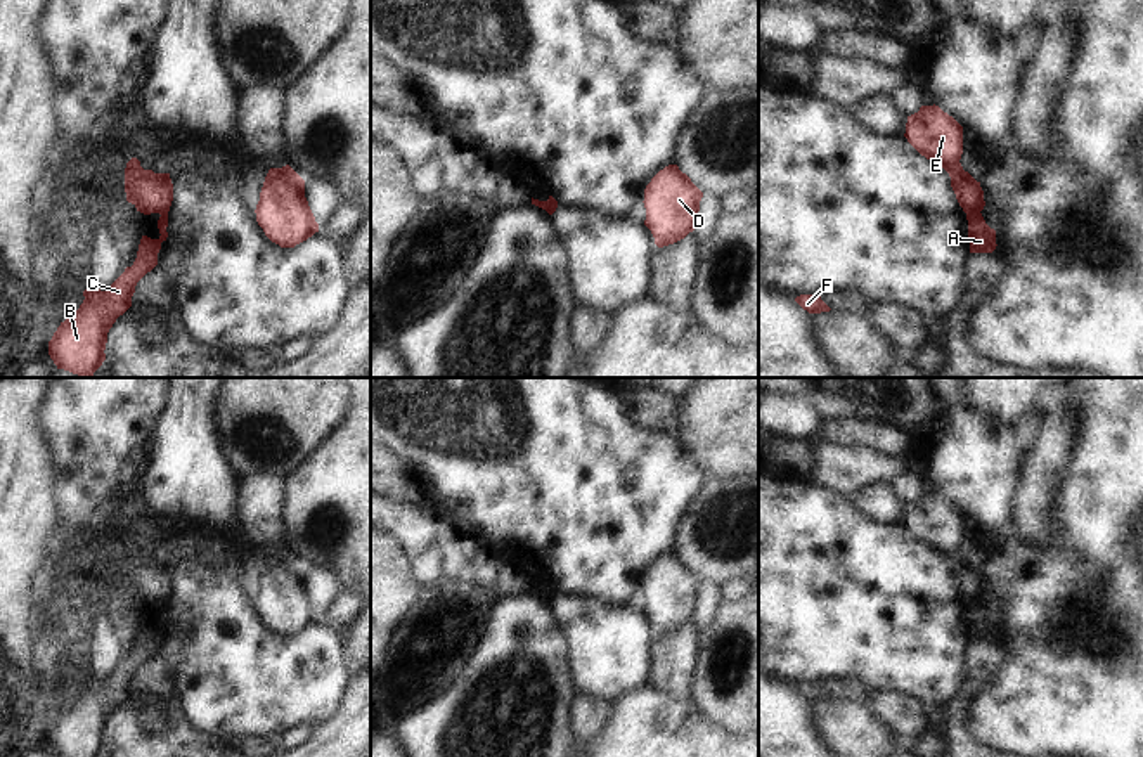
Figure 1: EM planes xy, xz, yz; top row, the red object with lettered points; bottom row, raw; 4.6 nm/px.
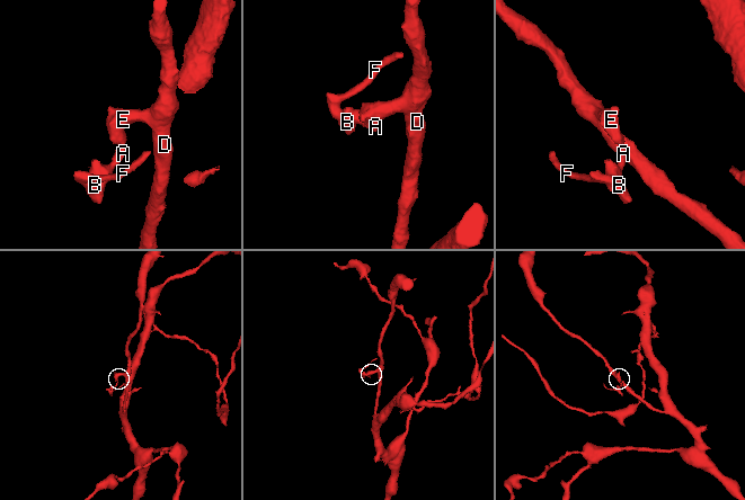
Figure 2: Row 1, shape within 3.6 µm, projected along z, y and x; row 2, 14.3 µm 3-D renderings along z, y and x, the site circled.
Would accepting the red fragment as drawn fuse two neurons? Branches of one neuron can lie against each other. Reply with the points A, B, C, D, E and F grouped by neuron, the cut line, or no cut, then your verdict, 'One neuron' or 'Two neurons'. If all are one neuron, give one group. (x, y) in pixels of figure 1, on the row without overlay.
Groups: A B C F / D E. Split along yz (967, 600), (979, 601). Two neurons

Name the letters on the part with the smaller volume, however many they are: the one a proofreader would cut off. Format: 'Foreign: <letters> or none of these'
Foreign: A, B, C, F

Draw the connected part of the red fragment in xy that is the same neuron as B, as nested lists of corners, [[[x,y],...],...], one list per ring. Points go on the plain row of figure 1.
[[[168,601],[158,608],[159,625],[142,624],[132,655],[106,677],[92,670],[83,679],[76,702],[57,715],[48,729],[48,743],[57,757],[99,757],[106,748],[107,721],[119,703],[132,695],[137,670],[158,653],[161,631],[166,629]]]

